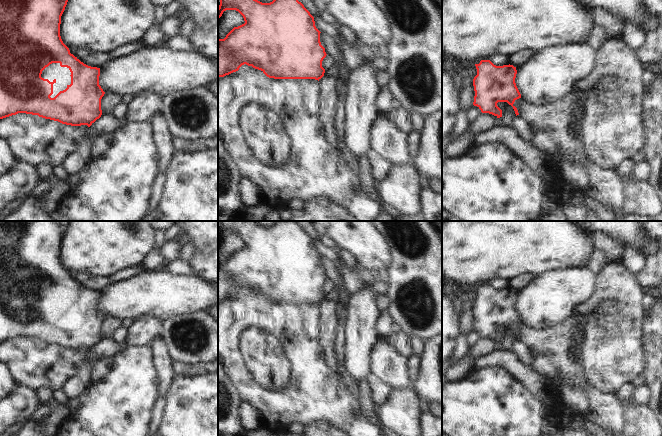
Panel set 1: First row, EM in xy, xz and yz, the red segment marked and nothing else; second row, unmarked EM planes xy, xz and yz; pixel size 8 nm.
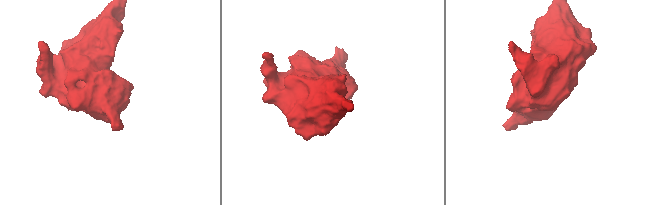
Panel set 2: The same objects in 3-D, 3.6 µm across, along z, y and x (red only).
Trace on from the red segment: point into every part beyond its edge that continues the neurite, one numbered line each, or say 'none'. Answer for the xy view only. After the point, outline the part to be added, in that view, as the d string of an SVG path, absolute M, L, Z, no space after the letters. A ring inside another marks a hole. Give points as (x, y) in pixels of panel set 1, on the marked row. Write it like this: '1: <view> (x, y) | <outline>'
none

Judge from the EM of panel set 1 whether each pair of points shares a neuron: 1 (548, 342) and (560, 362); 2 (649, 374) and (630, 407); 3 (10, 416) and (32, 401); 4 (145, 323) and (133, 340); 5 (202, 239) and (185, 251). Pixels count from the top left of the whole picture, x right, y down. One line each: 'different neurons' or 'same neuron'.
1: same neuron
2: different neurons
3: same neuron
4: same neuron
5: different neurons

